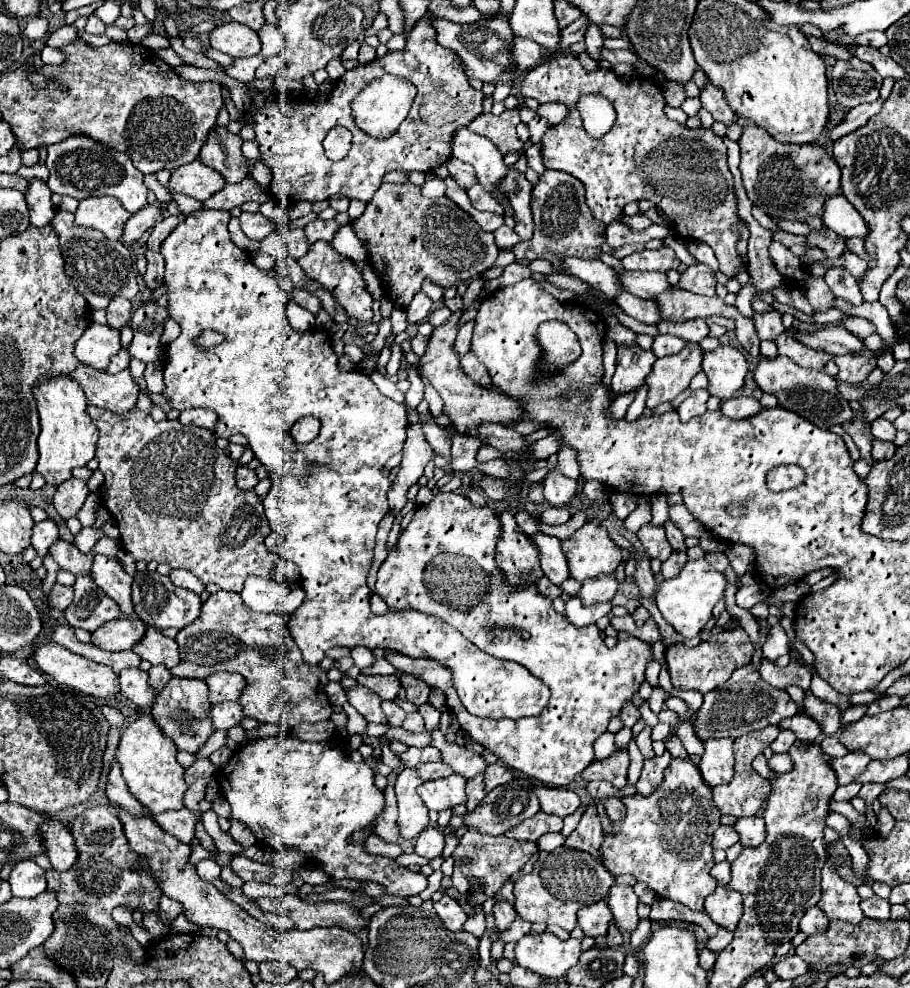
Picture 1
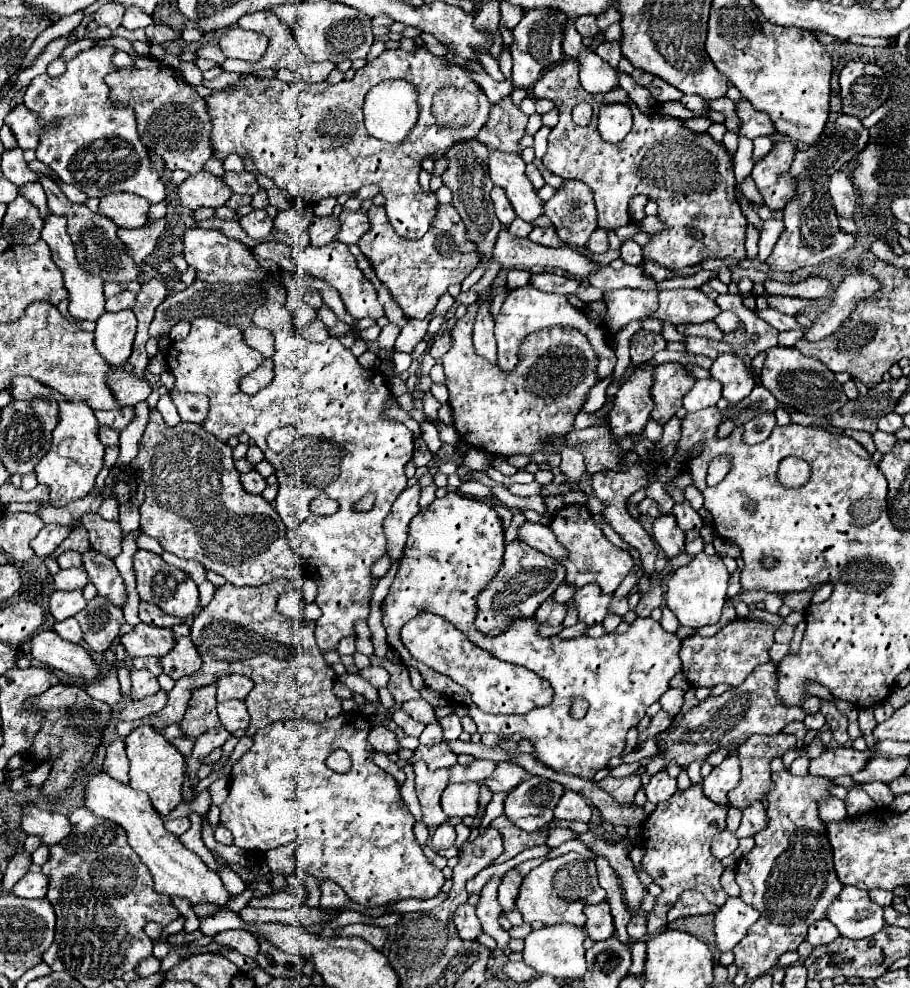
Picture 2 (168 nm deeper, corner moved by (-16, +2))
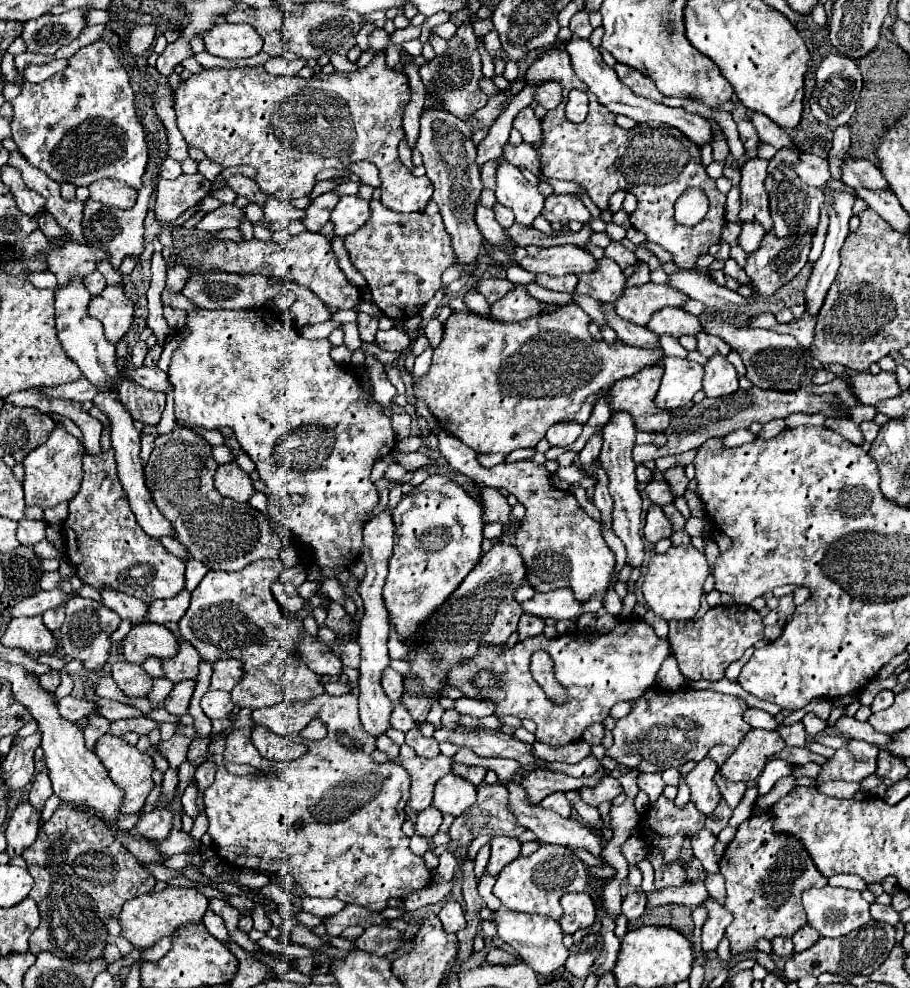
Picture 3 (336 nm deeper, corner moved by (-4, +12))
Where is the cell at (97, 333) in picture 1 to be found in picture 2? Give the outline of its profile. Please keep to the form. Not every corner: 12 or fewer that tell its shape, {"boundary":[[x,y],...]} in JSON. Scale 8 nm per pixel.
{"boundary":[[132,311],[104,313],[96,321],[94,345],[120,367],[132,353]]}

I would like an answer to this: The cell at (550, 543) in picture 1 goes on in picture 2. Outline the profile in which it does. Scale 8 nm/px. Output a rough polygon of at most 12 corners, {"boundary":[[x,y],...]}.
{"boundary":[[524,523],[518,539],[532,549],[564,559],[568,551],[548,525]]}

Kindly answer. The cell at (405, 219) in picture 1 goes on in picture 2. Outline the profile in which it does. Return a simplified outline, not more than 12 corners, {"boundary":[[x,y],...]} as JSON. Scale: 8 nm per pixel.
{"boundary":[[452,205],[418,241],[383,206],[358,247],[408,319],[480,261]]}

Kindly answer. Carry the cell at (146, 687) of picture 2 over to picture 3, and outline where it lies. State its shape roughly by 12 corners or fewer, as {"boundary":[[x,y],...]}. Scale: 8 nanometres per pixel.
{"boundary":[[114,663],[112,677],[124,693],[146,697],[152,677],[140,665]]}

